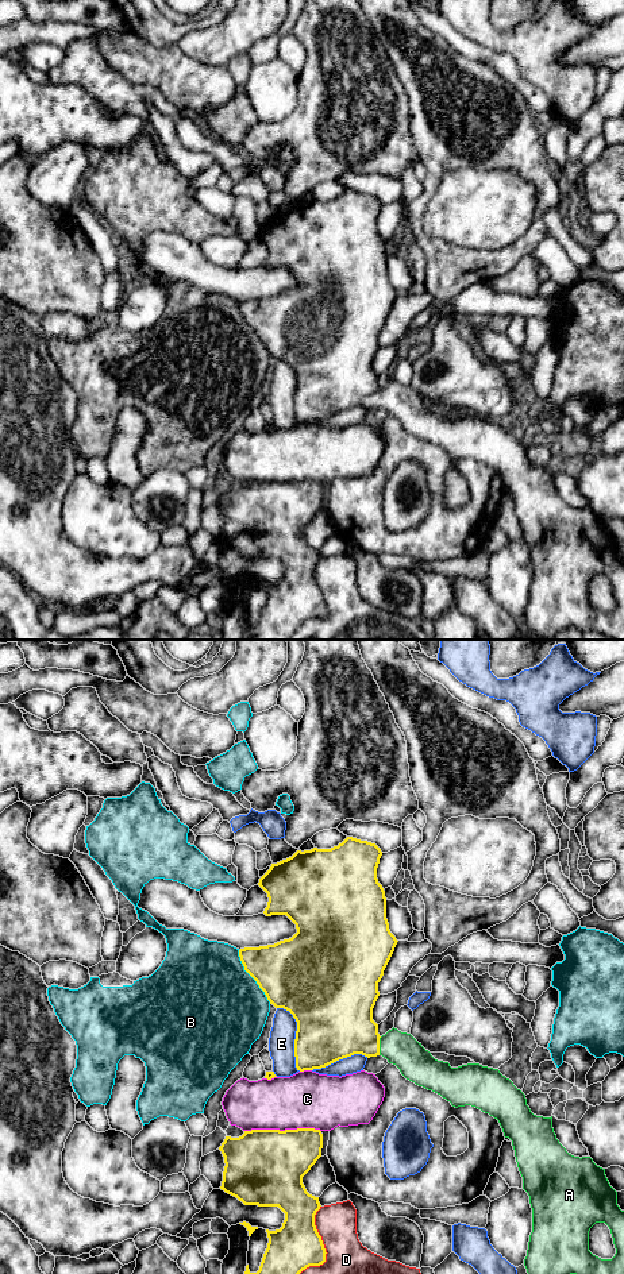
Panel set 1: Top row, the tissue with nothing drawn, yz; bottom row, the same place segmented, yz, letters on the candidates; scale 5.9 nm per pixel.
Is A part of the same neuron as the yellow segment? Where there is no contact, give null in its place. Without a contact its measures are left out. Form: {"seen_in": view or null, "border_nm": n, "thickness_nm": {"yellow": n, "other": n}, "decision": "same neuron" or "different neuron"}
{"seen_in": "yz", "border_nm": 110, "thickness_nm": {"yellow": 360, "other": 200}, "decision": "same neuron"}

